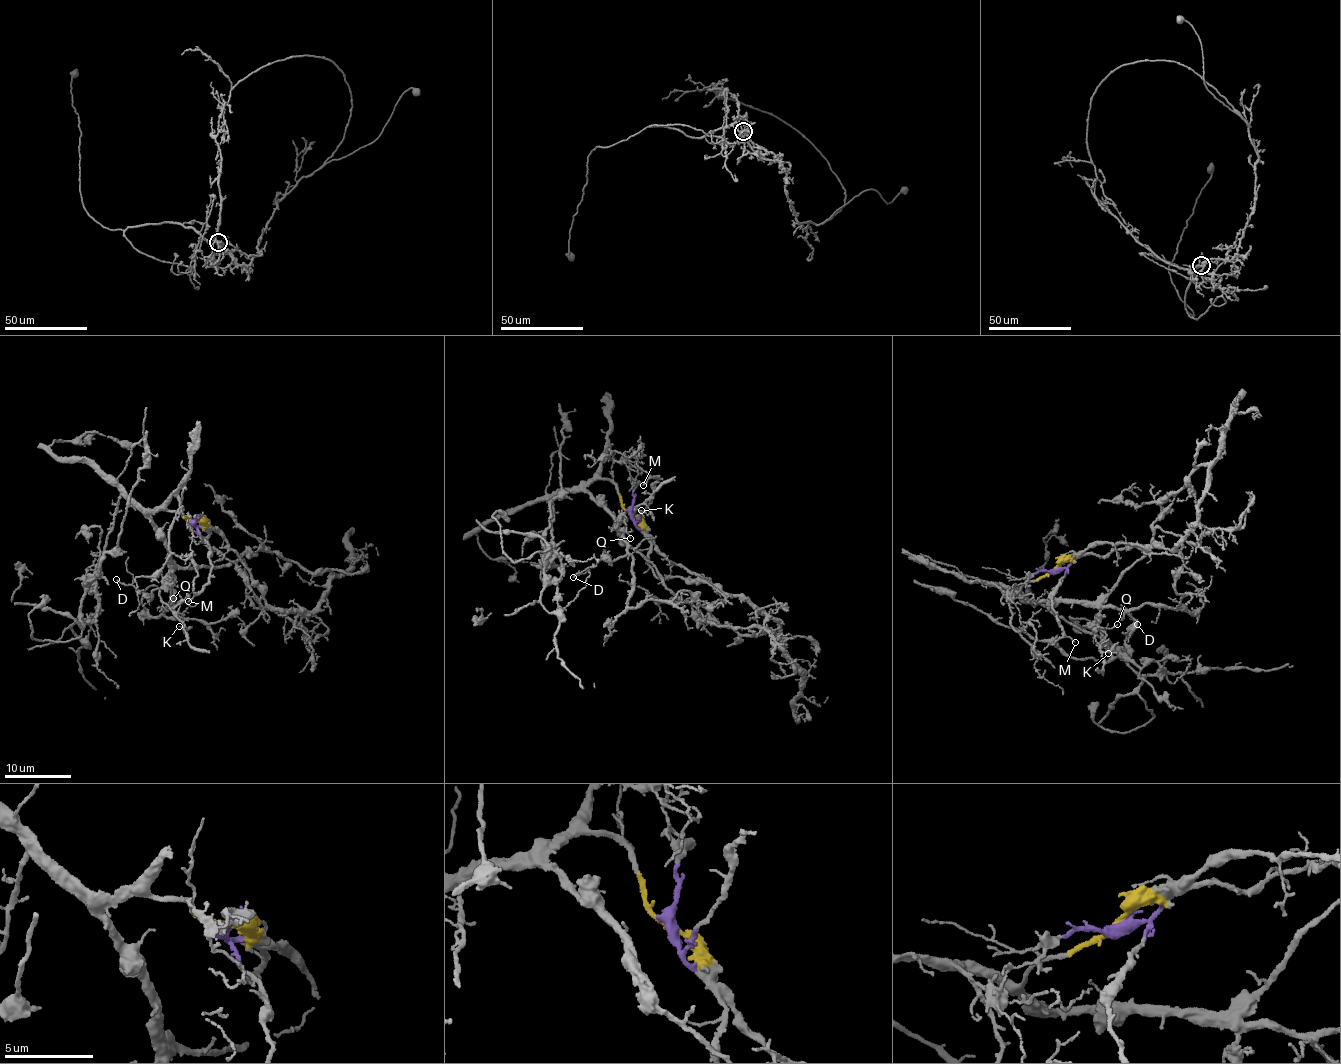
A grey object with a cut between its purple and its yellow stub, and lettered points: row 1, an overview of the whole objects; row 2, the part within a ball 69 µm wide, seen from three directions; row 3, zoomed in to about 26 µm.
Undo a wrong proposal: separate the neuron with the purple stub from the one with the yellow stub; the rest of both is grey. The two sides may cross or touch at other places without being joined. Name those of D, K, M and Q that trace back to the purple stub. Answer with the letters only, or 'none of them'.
M

